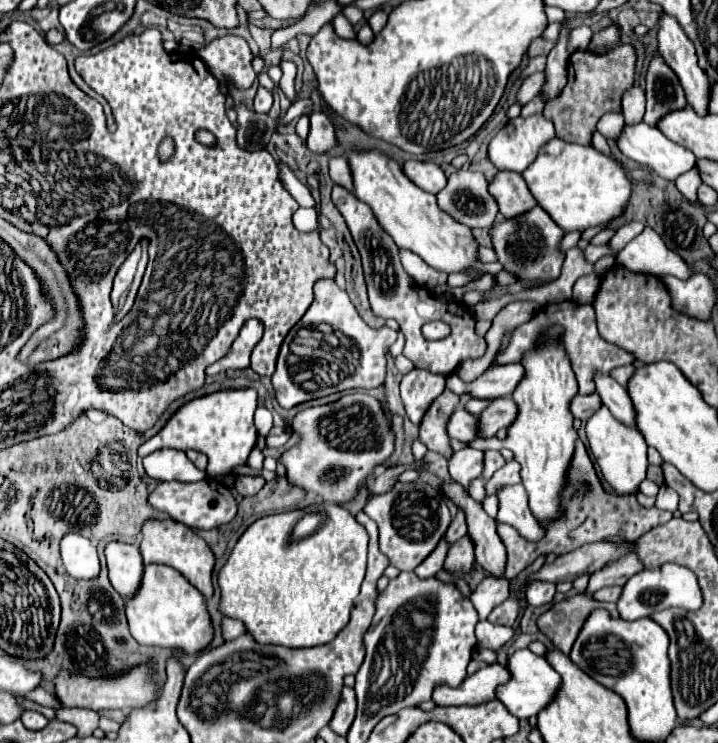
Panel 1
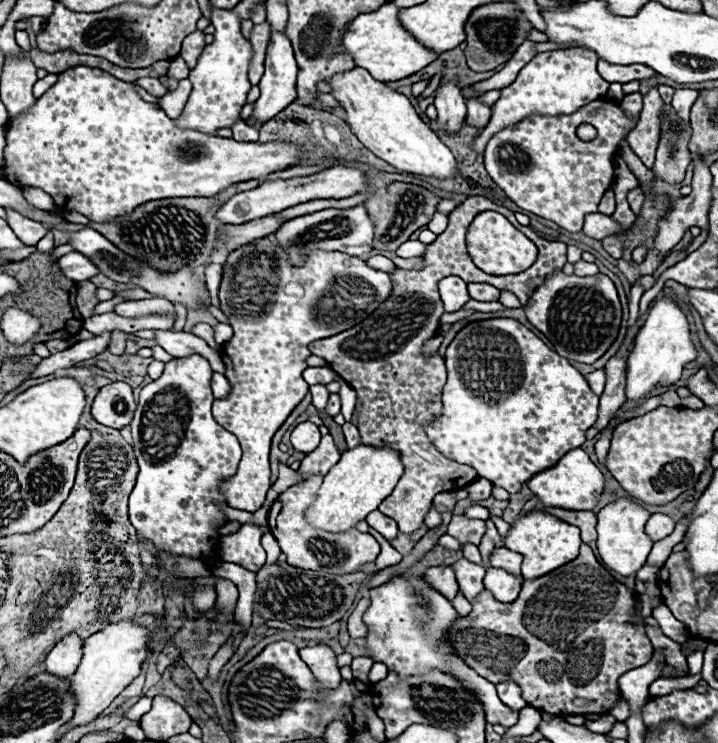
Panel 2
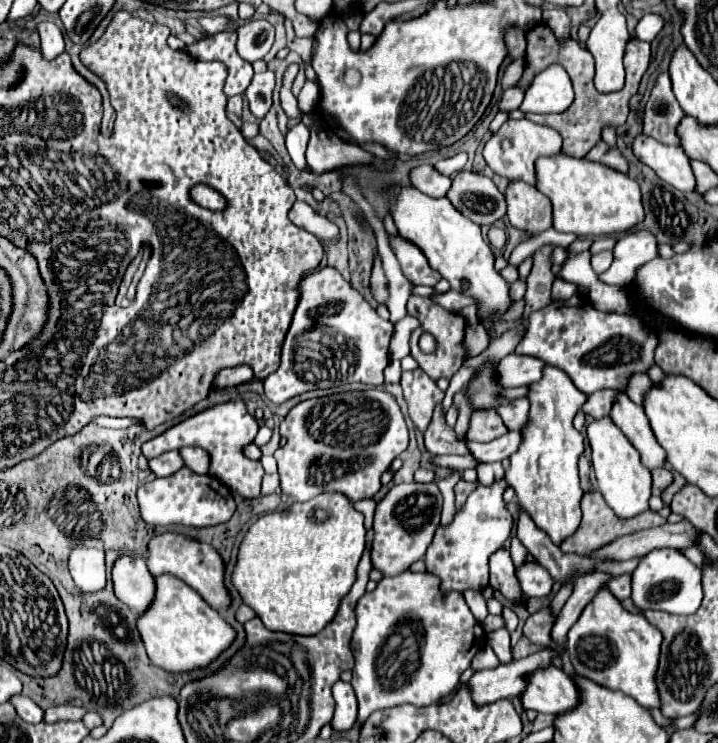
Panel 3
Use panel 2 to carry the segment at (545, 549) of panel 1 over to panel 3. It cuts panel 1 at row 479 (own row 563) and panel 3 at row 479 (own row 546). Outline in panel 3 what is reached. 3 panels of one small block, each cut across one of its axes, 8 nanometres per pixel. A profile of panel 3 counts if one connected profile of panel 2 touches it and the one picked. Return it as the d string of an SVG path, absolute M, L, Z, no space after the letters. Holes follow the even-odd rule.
M582 454L580 456L580 462L578 462L578 470L580 470L580 486L584 490L584 496L582 496L582 522L578 526L578 530L568 536L562 544L560 544L560 550L566 552L566 554L586 554L586 552L592 552L594 548L600 548L602 544L610 544L610 540L616 540L618 536L624 536L624 534L634 534L634 532L640 532L640 530L646 530L646 528L654 528L654 526L662 526L666 524L666 518L660 516L658 512L642 512L634 518L628 518L628 520L622 520L614 514L614 510L608 508L608 504L604 502L602 494L592 486L590 486L590 462L588 458Z

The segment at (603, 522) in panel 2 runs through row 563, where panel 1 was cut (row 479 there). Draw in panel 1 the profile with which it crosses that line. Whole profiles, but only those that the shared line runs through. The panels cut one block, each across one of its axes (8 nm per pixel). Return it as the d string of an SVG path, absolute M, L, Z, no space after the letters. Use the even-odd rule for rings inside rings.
M604 406L586 422L586 434L588 434L588 444L594 454L596 464L600 466L604 482L616 492L616 494L638 494L640 484L646 478L646 468L648 468L648 458L646 458L646 440L638 432L638 428L628 428L620 424L610 410Z

